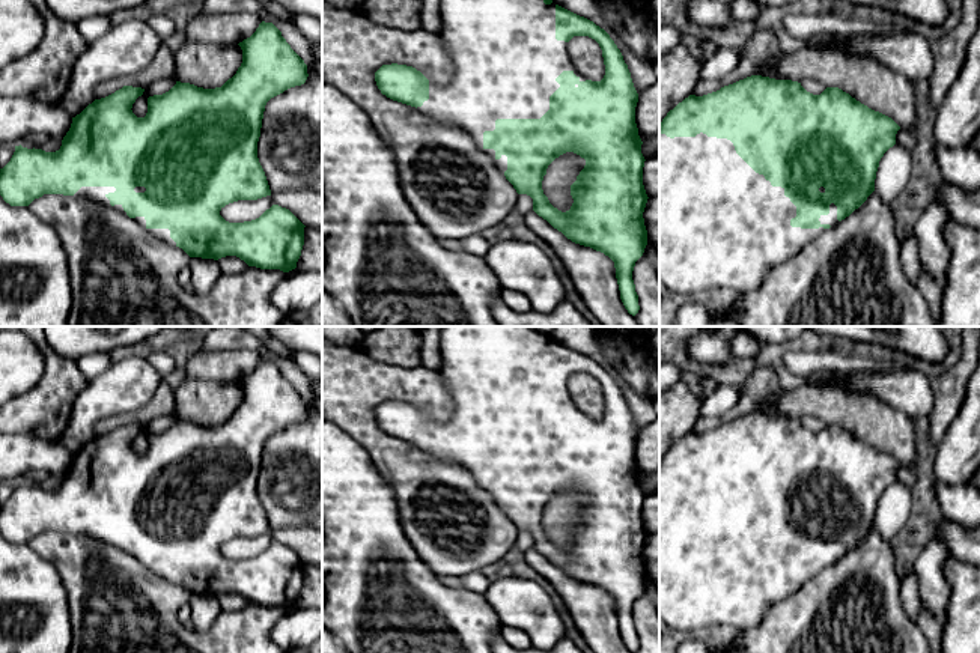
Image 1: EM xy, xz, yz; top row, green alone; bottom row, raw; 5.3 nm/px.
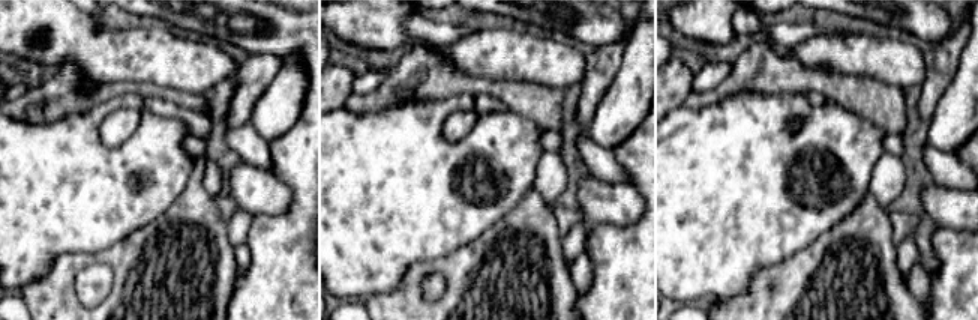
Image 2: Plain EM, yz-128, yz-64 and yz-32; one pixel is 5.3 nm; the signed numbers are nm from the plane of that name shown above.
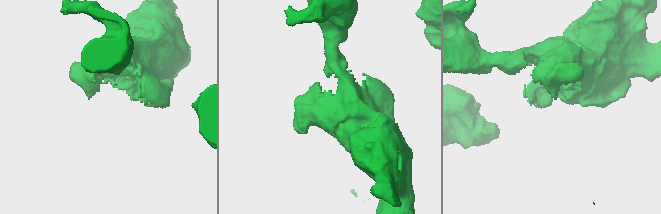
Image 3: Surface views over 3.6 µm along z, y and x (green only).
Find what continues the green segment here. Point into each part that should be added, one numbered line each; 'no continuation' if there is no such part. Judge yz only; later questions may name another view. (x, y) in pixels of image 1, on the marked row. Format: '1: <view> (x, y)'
1: yz (723, 227)

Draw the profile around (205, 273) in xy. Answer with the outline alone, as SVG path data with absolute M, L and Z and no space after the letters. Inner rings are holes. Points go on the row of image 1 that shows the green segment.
M191 257L191 292L202 296L206 295L218 277L221 275L220 265L214 259Z

